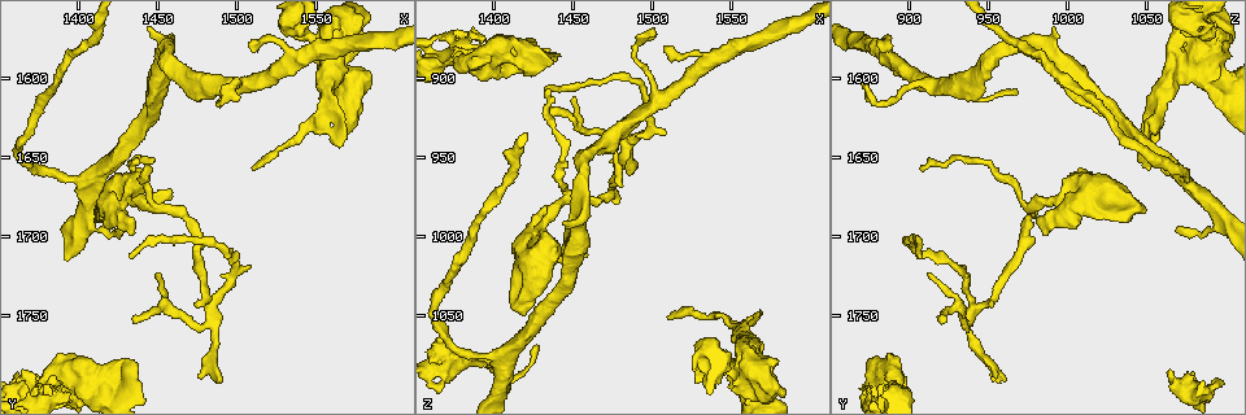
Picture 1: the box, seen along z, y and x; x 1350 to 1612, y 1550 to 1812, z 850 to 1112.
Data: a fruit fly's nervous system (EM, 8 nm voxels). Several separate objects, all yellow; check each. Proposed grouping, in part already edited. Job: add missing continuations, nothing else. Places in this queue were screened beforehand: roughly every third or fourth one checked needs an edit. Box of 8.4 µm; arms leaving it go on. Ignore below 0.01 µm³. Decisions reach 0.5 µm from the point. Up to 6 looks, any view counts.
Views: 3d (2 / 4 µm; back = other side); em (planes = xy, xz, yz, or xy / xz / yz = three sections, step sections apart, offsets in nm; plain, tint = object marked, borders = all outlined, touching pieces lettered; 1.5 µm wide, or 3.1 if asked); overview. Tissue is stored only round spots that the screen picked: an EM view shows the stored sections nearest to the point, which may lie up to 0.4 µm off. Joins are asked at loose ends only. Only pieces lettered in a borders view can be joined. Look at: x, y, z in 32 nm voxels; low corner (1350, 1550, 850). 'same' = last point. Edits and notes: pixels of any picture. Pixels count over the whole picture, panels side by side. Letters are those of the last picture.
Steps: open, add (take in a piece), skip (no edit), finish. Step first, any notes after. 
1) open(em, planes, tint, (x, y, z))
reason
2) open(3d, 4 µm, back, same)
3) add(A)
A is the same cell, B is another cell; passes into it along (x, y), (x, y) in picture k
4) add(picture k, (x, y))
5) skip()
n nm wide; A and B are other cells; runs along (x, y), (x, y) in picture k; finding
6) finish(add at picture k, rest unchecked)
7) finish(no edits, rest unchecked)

open(em, planes, tint, (1404, 1780, 872))
an open end

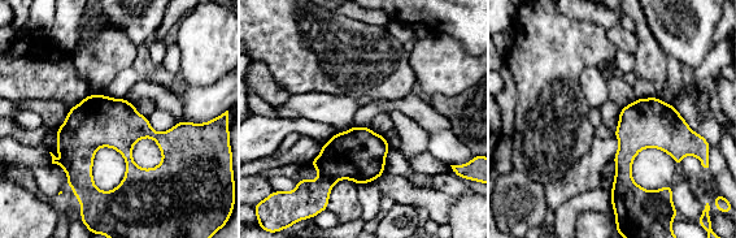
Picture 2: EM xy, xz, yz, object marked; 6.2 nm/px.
open(em, planes, borders, same)

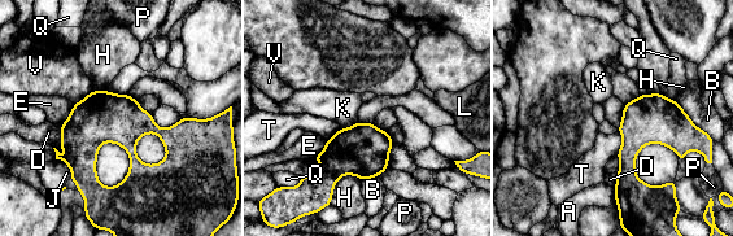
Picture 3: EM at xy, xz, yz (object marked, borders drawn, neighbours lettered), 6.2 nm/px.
skip()
A, B, D, E, H, J, K, L, P, Q, T and V are other cells; border along (357, 121), (341, 129) in picture 3; no lettered piece goes on from it

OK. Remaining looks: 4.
open(3d, 2 µm, (1434, 1656, 906))
long arm stops here

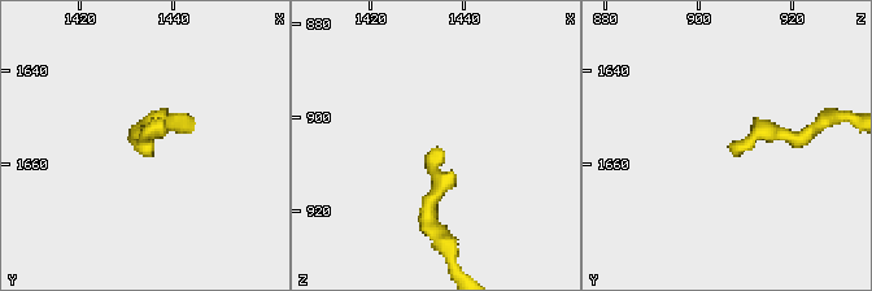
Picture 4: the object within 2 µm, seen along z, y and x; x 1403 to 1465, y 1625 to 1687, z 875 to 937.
open(em, yz, step 8, borders, (1435, 1657, 906))
now the EM

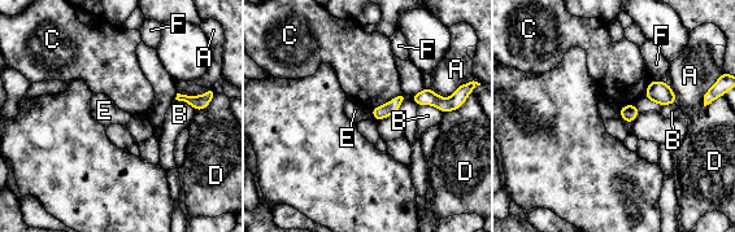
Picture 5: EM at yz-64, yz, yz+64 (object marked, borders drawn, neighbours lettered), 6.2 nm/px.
open(em, xz, step 4, borders, same)

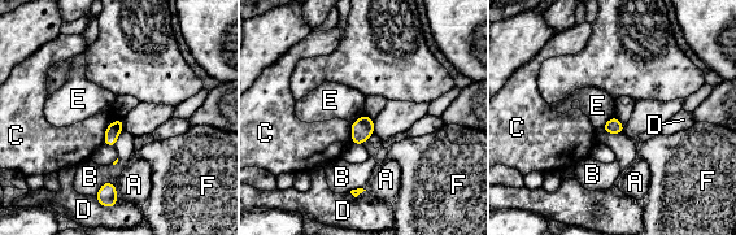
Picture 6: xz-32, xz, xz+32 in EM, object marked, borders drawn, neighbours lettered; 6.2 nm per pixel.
skip()
90 nm wide; A, B, C, D, E and F are other cells; border along (364, 114), (352, 123) in picture 6; none of them fits

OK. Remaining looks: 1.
finish(no edits, rest unchecked)

